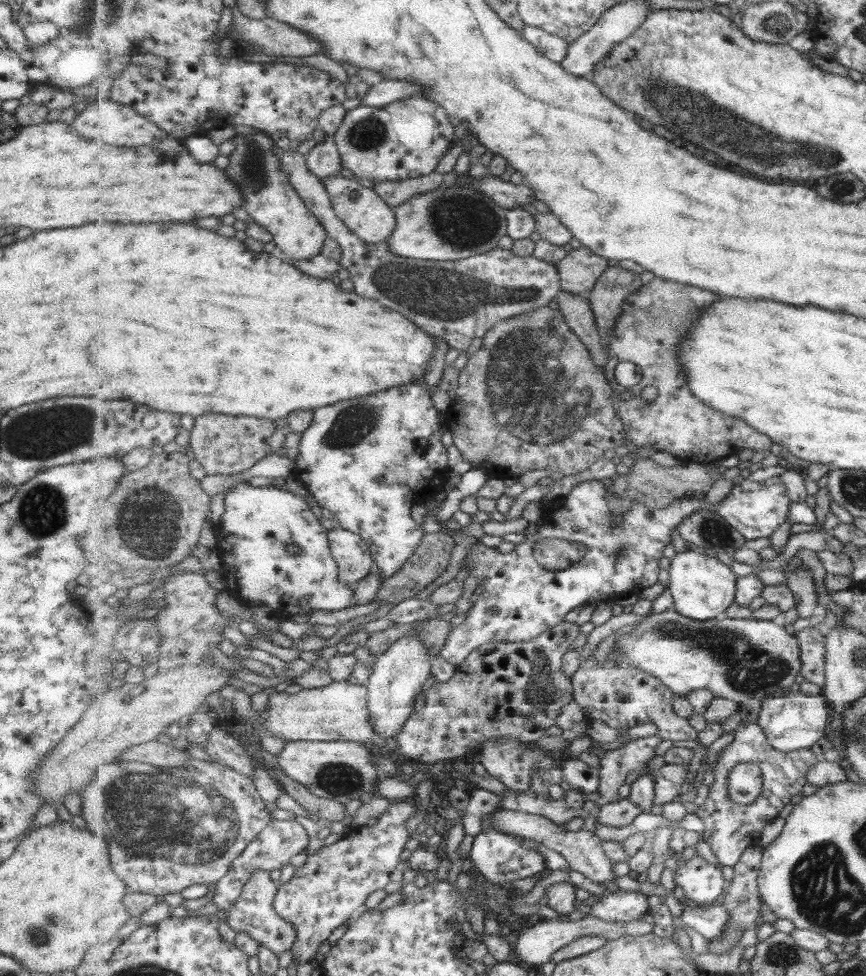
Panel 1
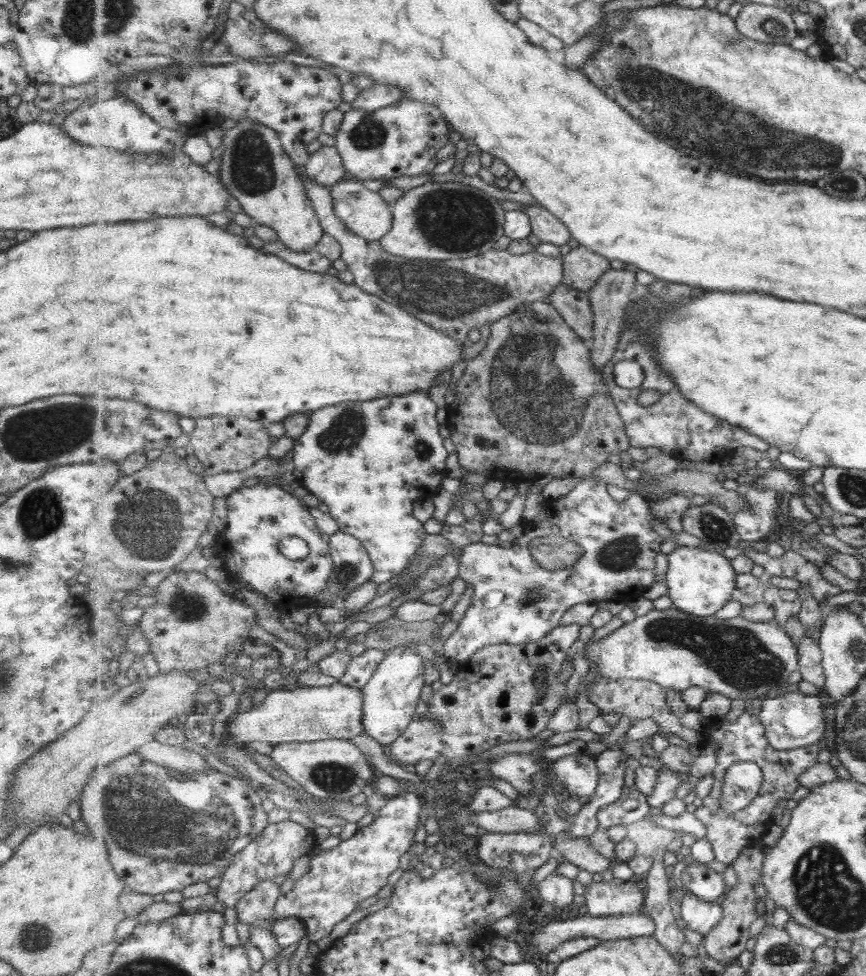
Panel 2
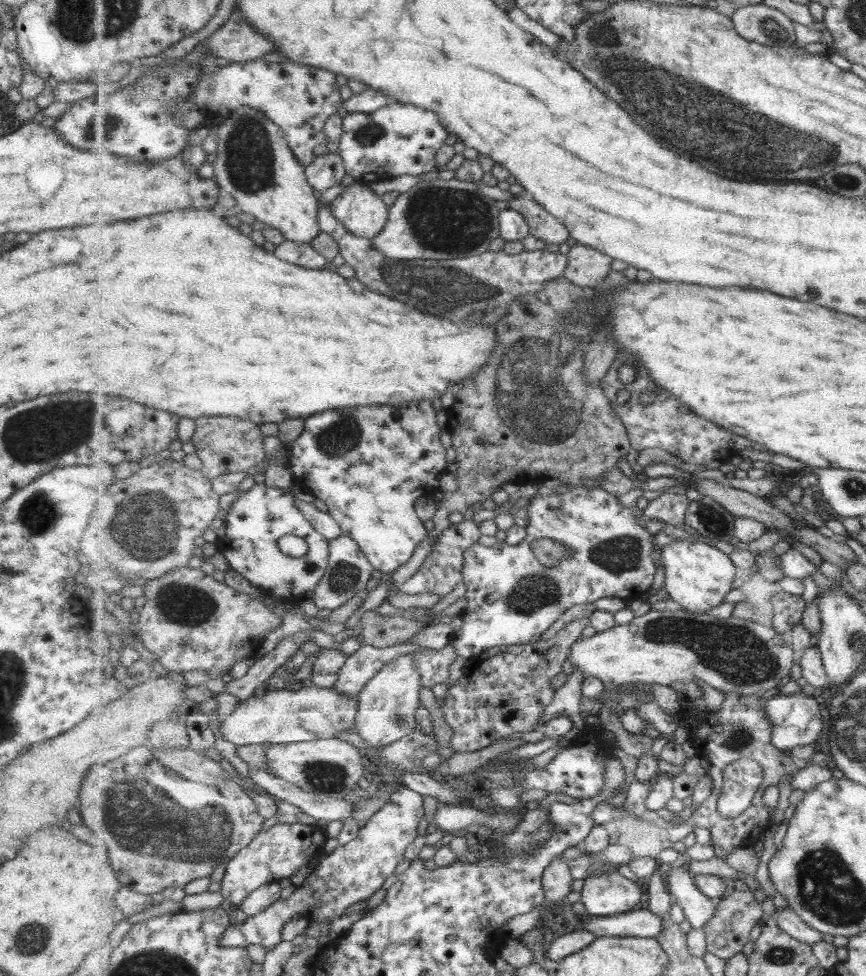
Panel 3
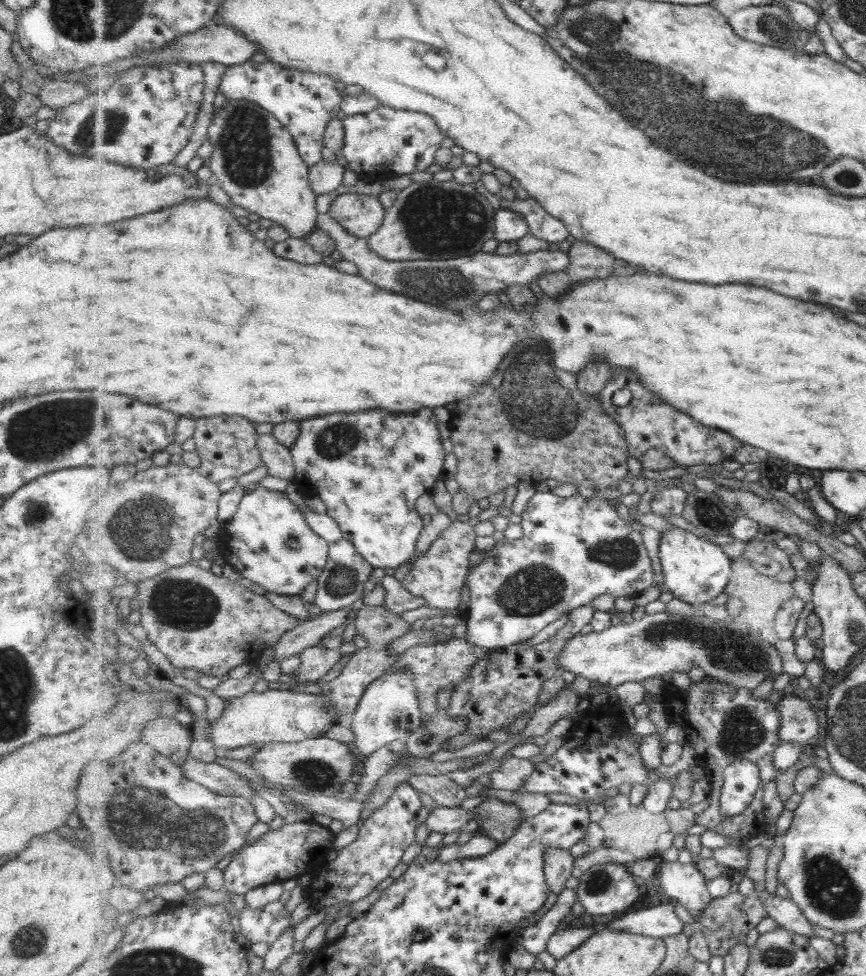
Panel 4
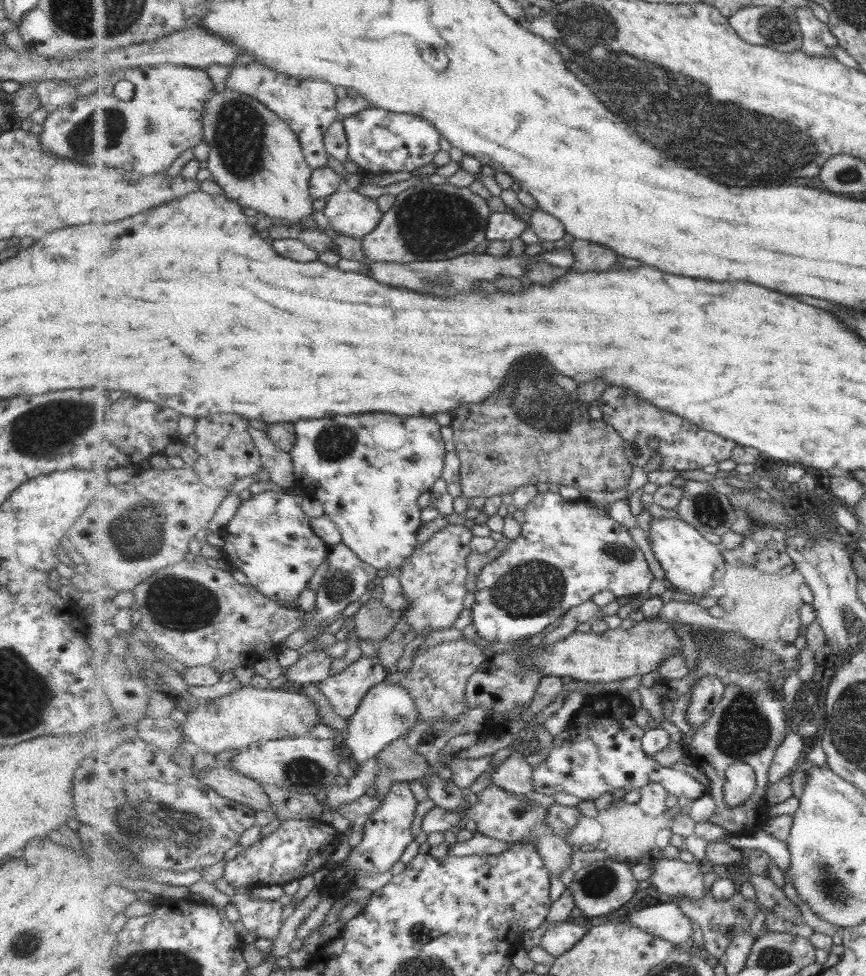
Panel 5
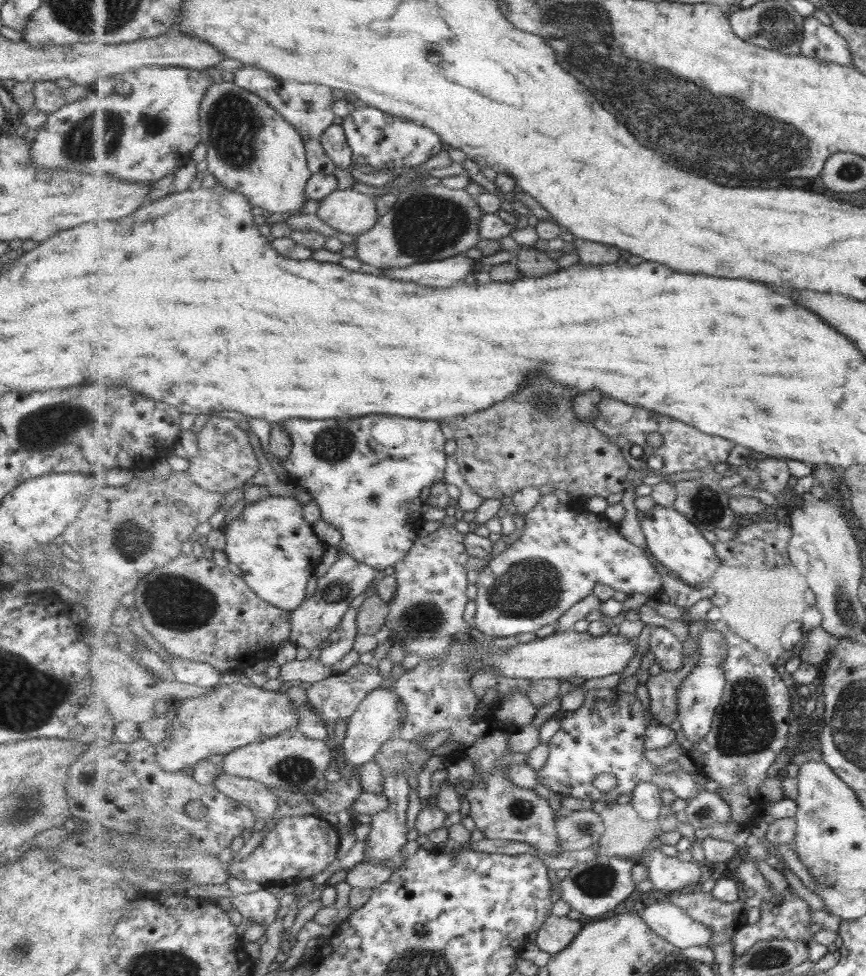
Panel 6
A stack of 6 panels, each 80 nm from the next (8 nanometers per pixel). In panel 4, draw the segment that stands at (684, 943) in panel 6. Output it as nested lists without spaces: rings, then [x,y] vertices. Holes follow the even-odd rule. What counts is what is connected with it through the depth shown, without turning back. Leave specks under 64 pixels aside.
[[[674,901],[627,912],[625,915],[613,918],[606,926],[611,926],[615,930],[663,939],[673,935],[681,935],[683,932],[683,922],[675,914]]]

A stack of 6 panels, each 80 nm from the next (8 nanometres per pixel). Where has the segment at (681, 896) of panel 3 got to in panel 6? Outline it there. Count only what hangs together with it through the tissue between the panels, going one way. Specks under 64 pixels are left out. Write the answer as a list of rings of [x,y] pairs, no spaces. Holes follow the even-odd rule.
[[[659,845],[653,846],[649,850],[646,850],[644,856],[640,859],[639,863],[645,864],[650,872],[648,878],[657,890],[661,892],[672,894],[676,890],[683,890],[687,886],[695,886],[699,884],[701,880],[701,864],[692,861],[681,861],[677,857],[667,856],[659,849]]]

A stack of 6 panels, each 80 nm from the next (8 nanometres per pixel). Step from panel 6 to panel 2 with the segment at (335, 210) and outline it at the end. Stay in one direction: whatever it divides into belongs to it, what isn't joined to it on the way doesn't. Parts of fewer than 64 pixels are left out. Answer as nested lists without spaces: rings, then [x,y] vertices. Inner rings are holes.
[[[355,178],[344,179],[329,189],[334,200],[336,215],[355,234],[361,235],[369,241],[379,241],[392,228],[394,217],[392,206],[385,202],[379,192],[373,192],[373,190],[365,188],[361,180],[356,180]]]

